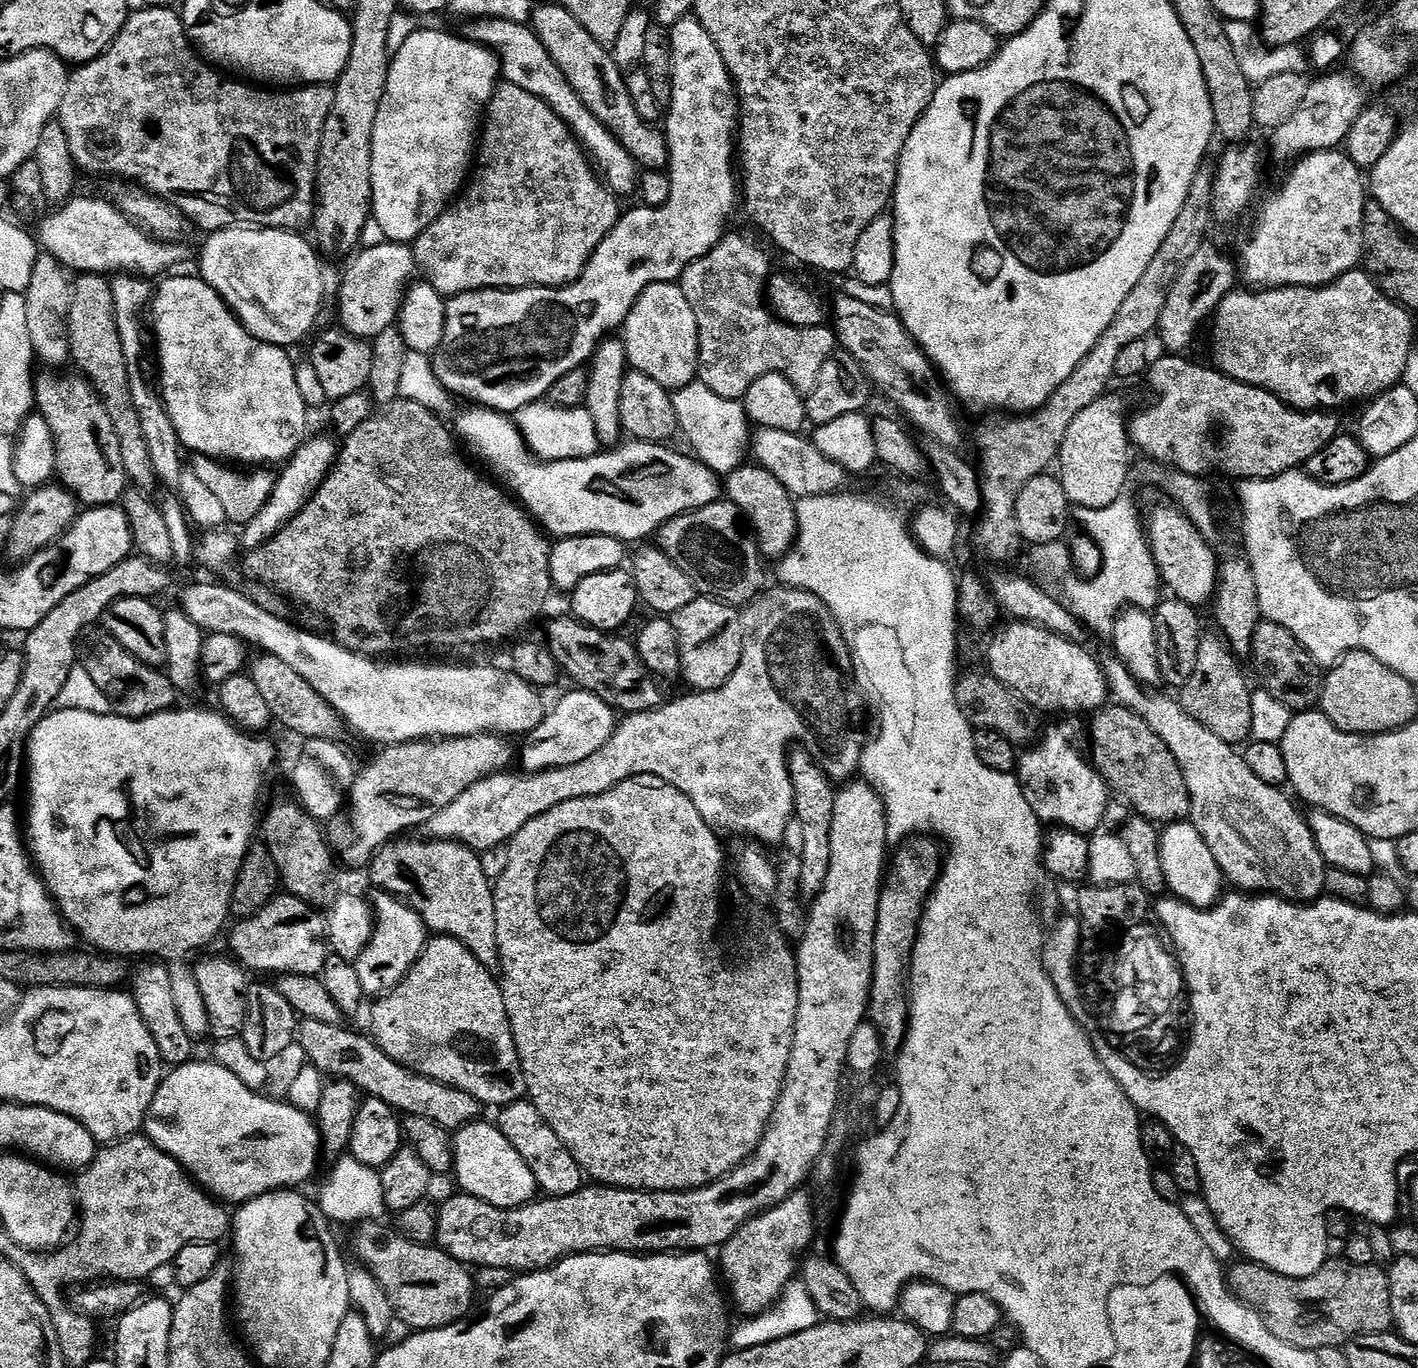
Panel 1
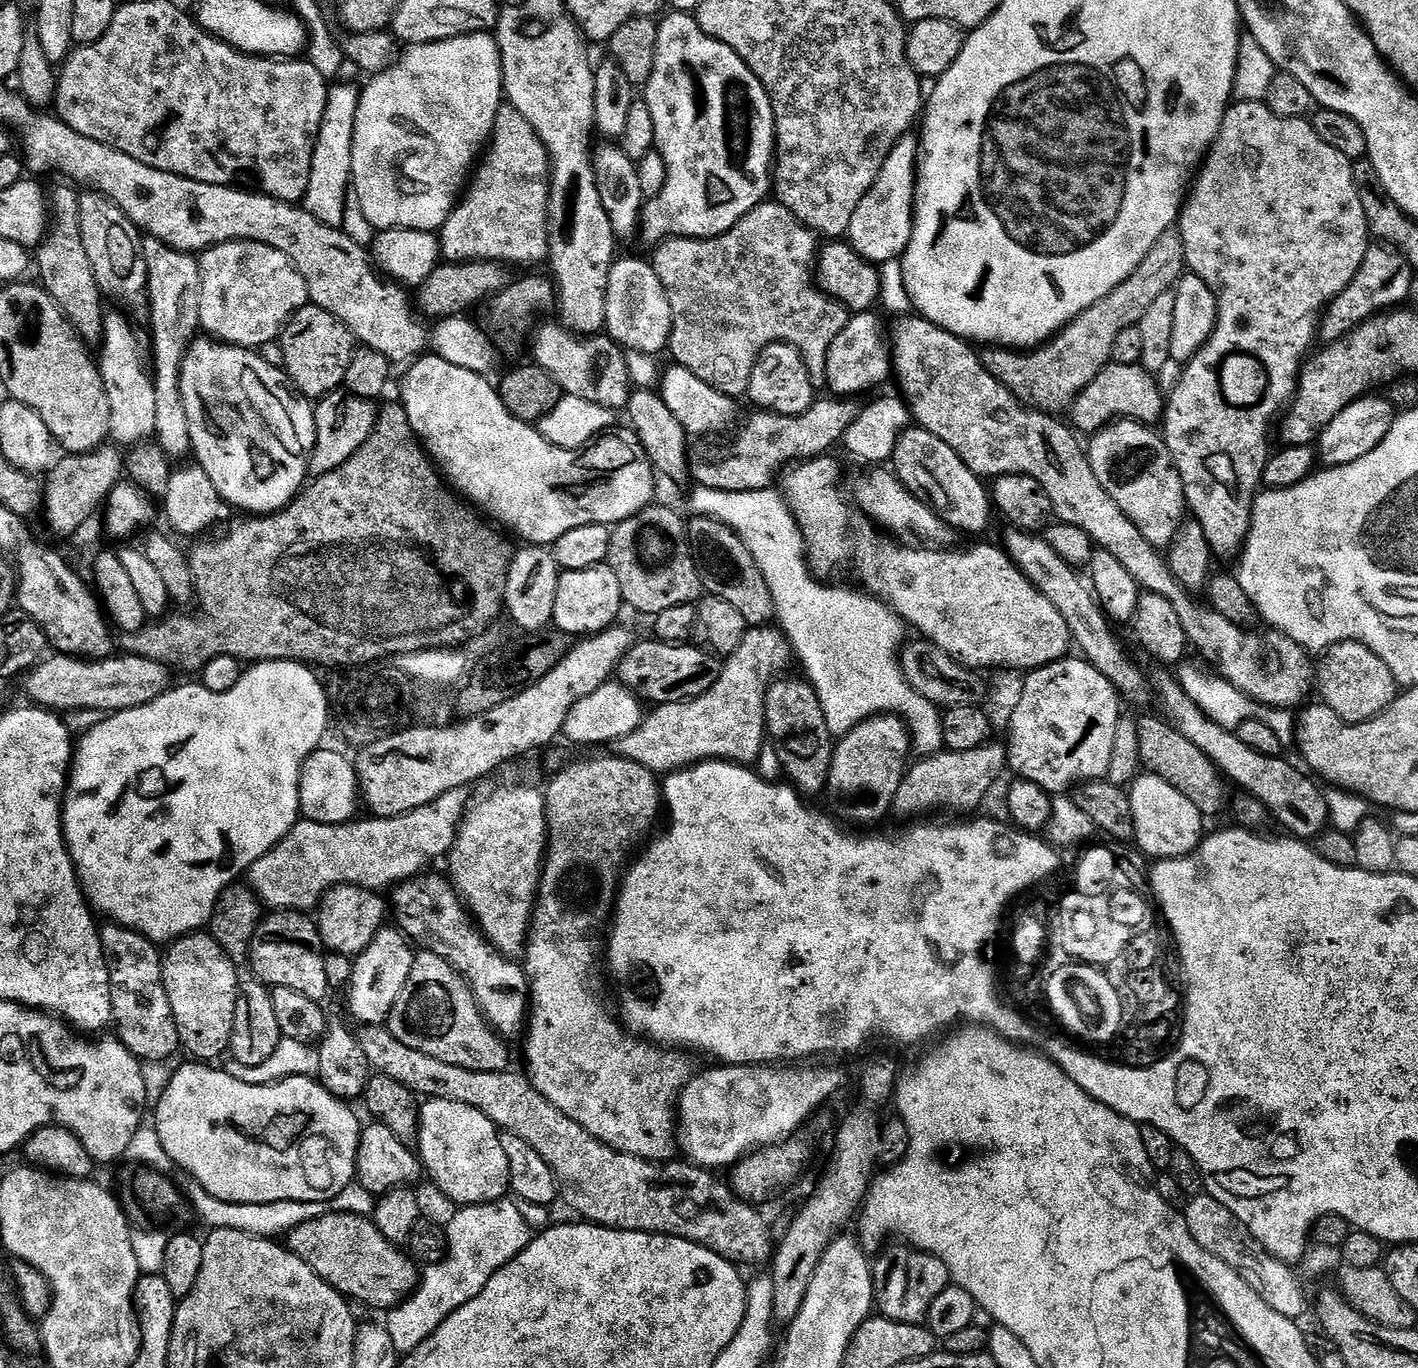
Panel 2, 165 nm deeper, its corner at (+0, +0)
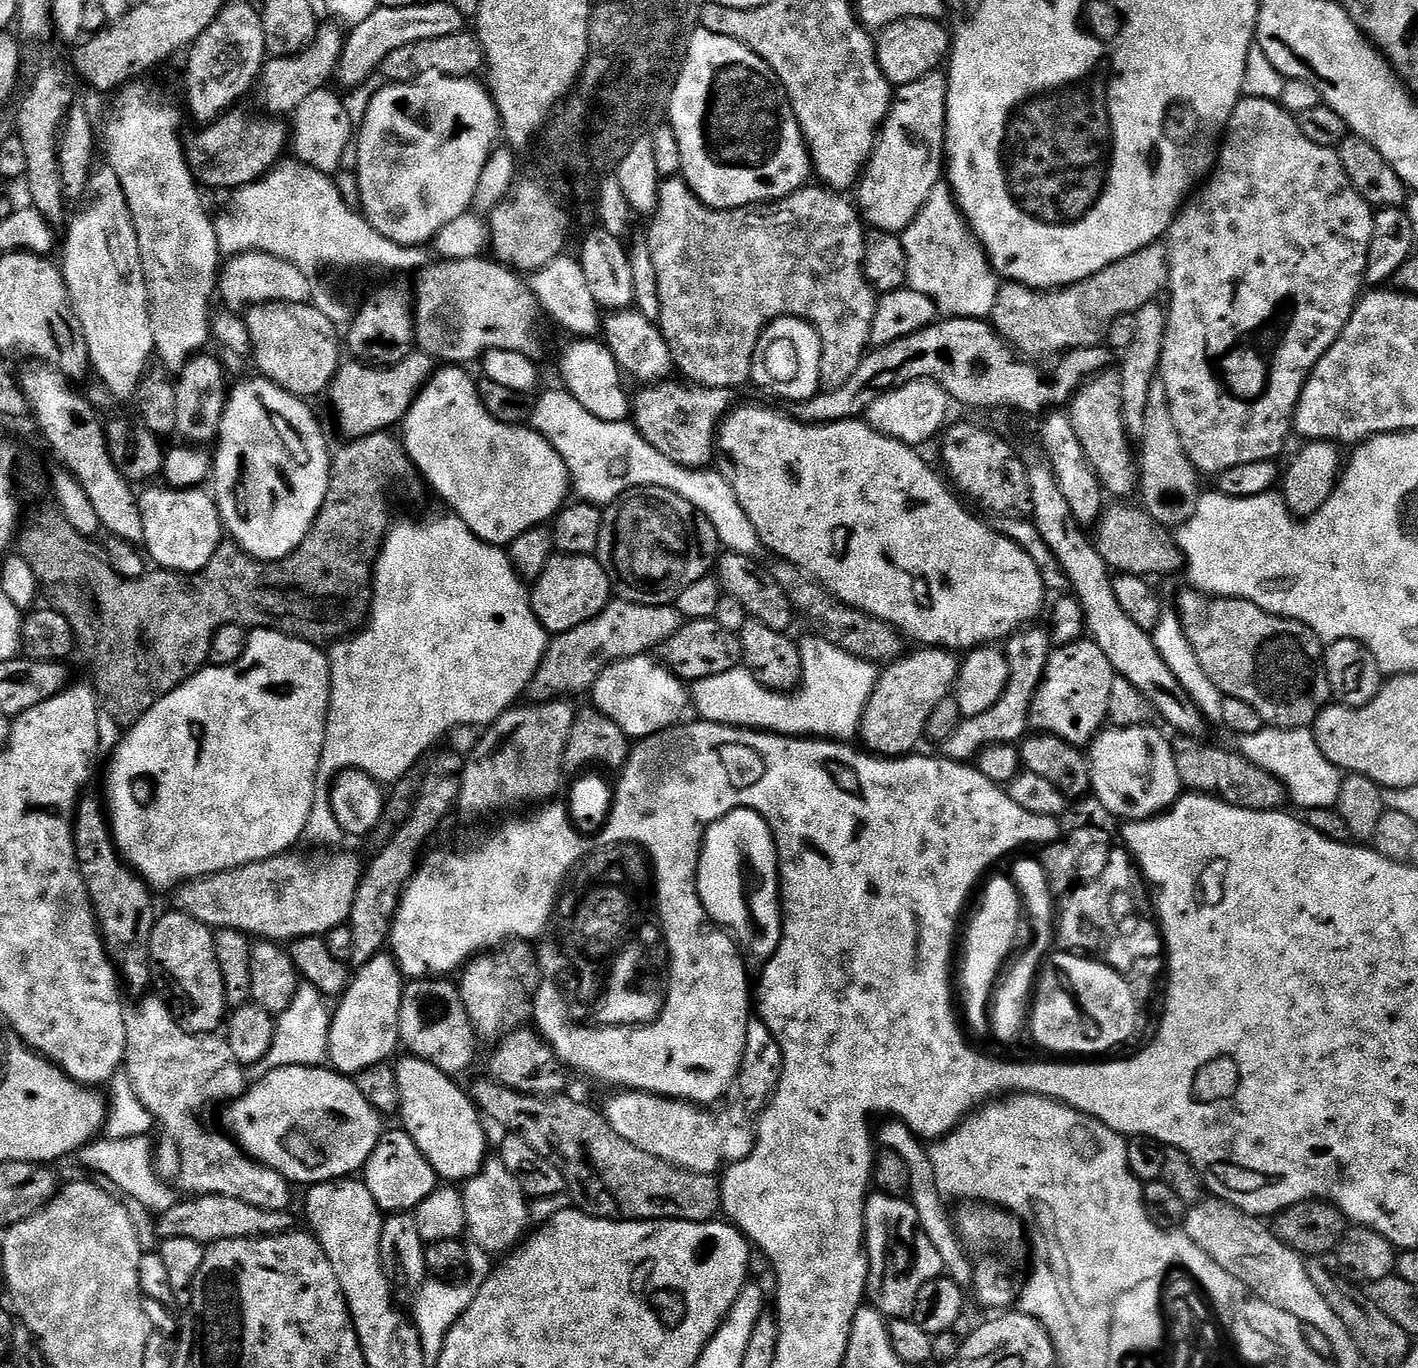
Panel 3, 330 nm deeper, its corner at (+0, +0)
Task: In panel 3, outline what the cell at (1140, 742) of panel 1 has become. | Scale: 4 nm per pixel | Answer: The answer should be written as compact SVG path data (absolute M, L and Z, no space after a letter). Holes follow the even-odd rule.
M1180 734L1171 741L1174 754L1174 766L1178 766L1180 783L1185 789L1198 792L1206 796L1217 796L1228 804L1233 804L1246 810L1258 810L1259 812L1279 812L1289 803L1288 788L1274 774L1268 773L1262 766L1256 766L1244 756L1231 748L1219 748L1216 744L1203 744L1196 740L1195 735Z

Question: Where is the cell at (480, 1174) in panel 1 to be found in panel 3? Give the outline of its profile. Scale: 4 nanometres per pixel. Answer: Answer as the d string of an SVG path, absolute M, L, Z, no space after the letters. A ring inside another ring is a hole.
M411 1054L405 1057L401 1064L395 1065L400 1091L398 1116L404 1119L403 1131L416 1143L418 1150L422 1150L426 1162L430 1162L441 1181L466 1182L480 1172L489 1155L485 1121L471 1095L465 1089L463 1092L453 1077Z

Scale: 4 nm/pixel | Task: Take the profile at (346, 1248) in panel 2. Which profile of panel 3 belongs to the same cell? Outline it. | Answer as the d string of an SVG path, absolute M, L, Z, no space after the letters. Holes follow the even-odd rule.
M196 1194L191 1198L177 1199L176 1204L155 1217L156 1233L160 1238L194 1238L202 1245L217 1244L234 1238L257 1239L262 1236L279 1236L291 1229L291 1211L275 1212L250 1206L238 1198Z

